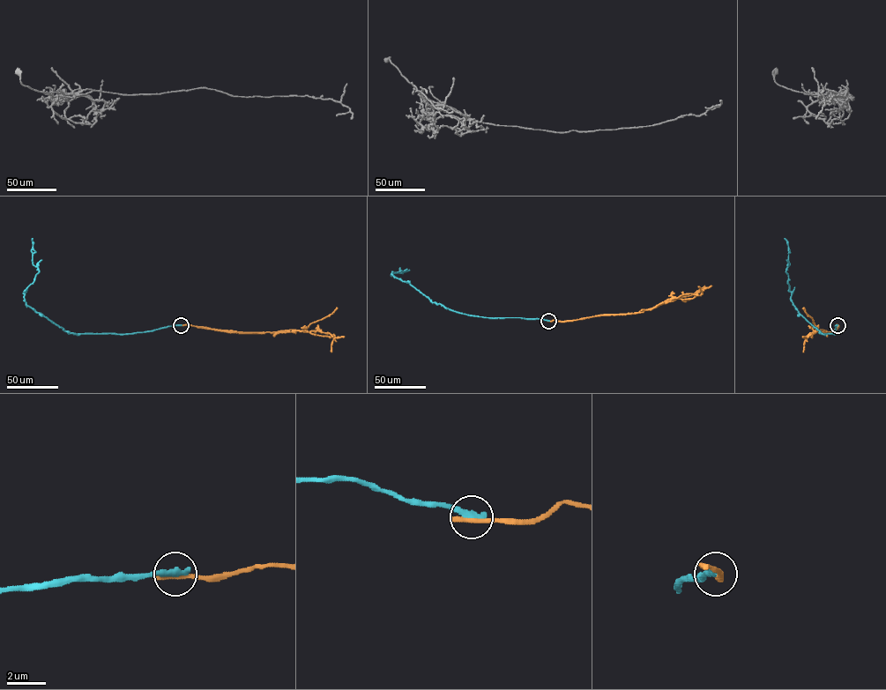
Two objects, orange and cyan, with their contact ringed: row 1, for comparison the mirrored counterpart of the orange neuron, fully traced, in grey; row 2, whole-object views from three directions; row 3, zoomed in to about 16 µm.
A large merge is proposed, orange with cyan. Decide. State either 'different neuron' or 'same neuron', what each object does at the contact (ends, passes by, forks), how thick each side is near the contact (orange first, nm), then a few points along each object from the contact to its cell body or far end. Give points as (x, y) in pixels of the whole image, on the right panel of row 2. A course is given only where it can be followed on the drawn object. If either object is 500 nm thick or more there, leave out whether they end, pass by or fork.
different neuron | orange ends | cyan ends | 320/400 nm | orange via (837, 325), (830, 332), (820, 330), (812, 337), (809, 335), (804, 342), (803, 352) | cyan via (837, 325), (835, 334), (823, 334), (792, 304), (786, 271), (789, 264), (789, 249), (785, 238)

